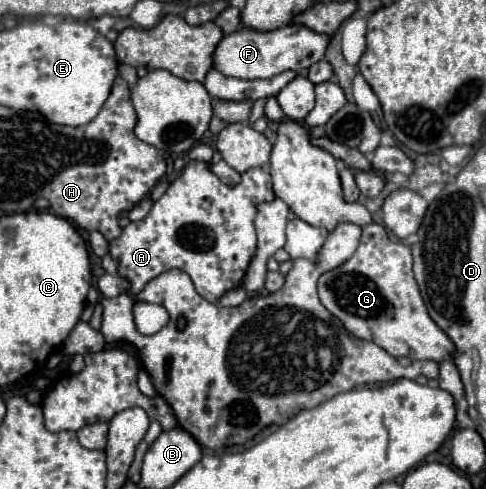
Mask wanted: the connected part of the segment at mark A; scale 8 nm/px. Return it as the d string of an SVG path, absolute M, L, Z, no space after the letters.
M189 160L181 172L181 176L169 184L167 192L153 204L149 214L139 222L129 222L121 236L109 242L109 254L119 260L117 274L131 282L129 294L139 294L147 282L157 278L161 272L179 268L191 276L195 290L207 300L217 302L221 294L231 288L241 286L241 280L247 272L247 266L257 250L257 236L255 236L255 204L259 200L273 200L275 194L271 190L271 176L263 168L247 170L241 176L237 186L223 184L211 170L207 162Z

